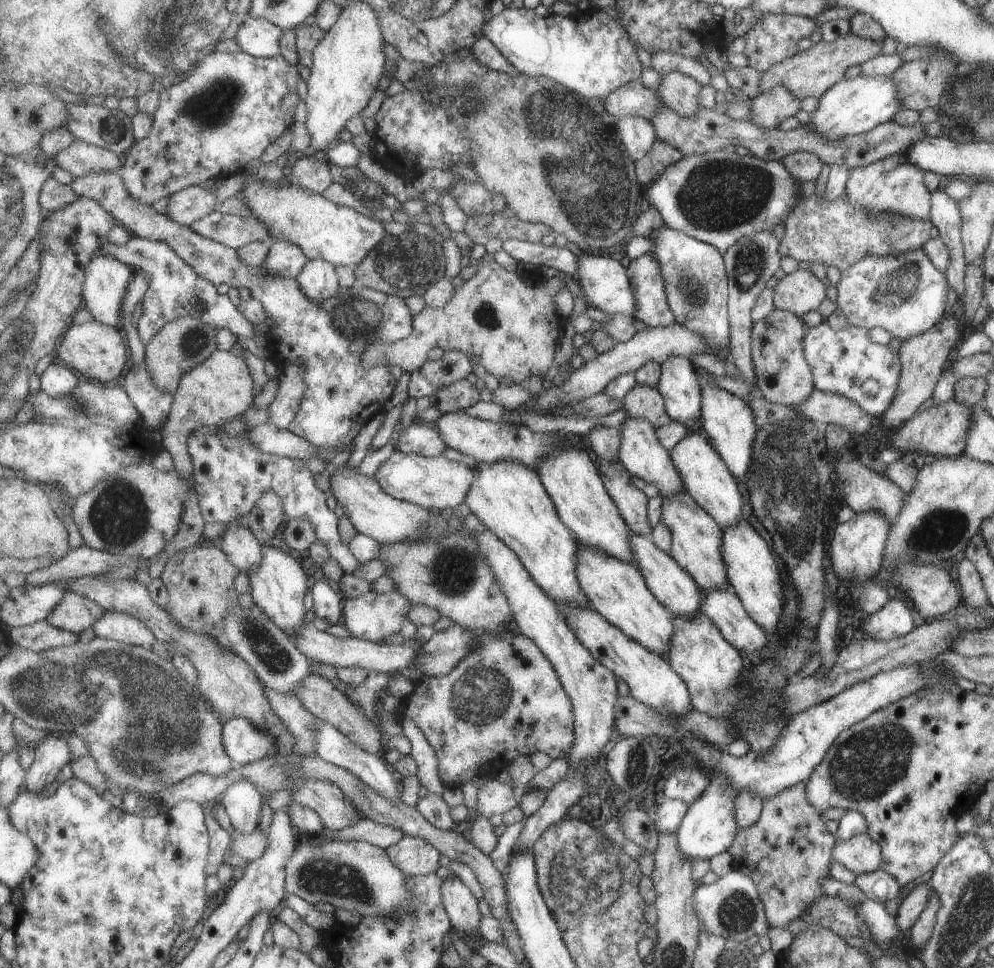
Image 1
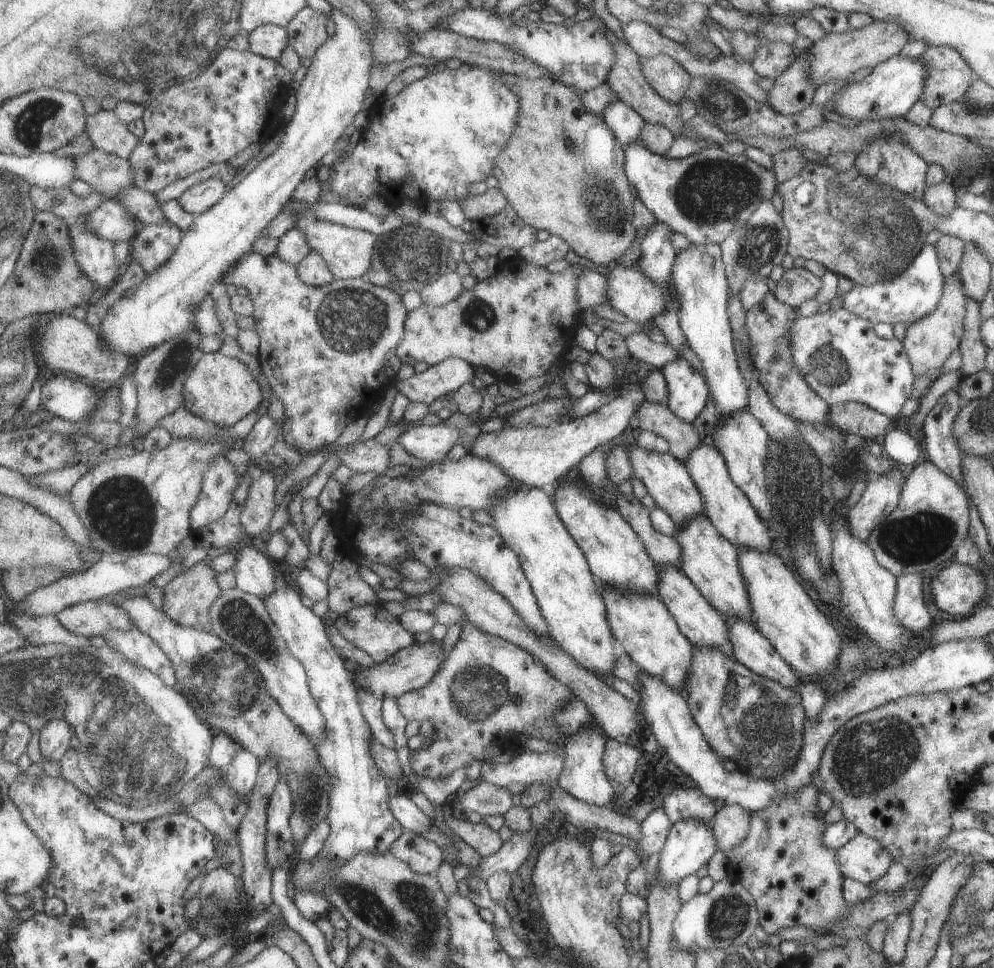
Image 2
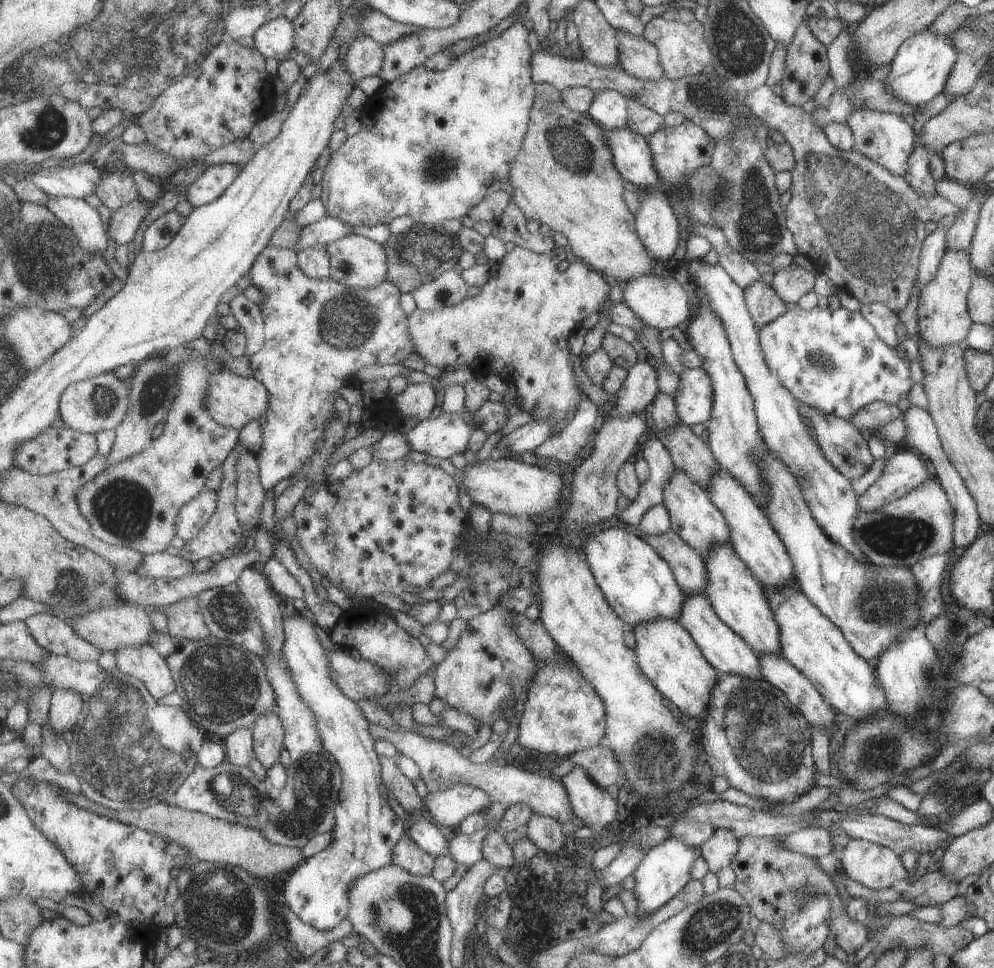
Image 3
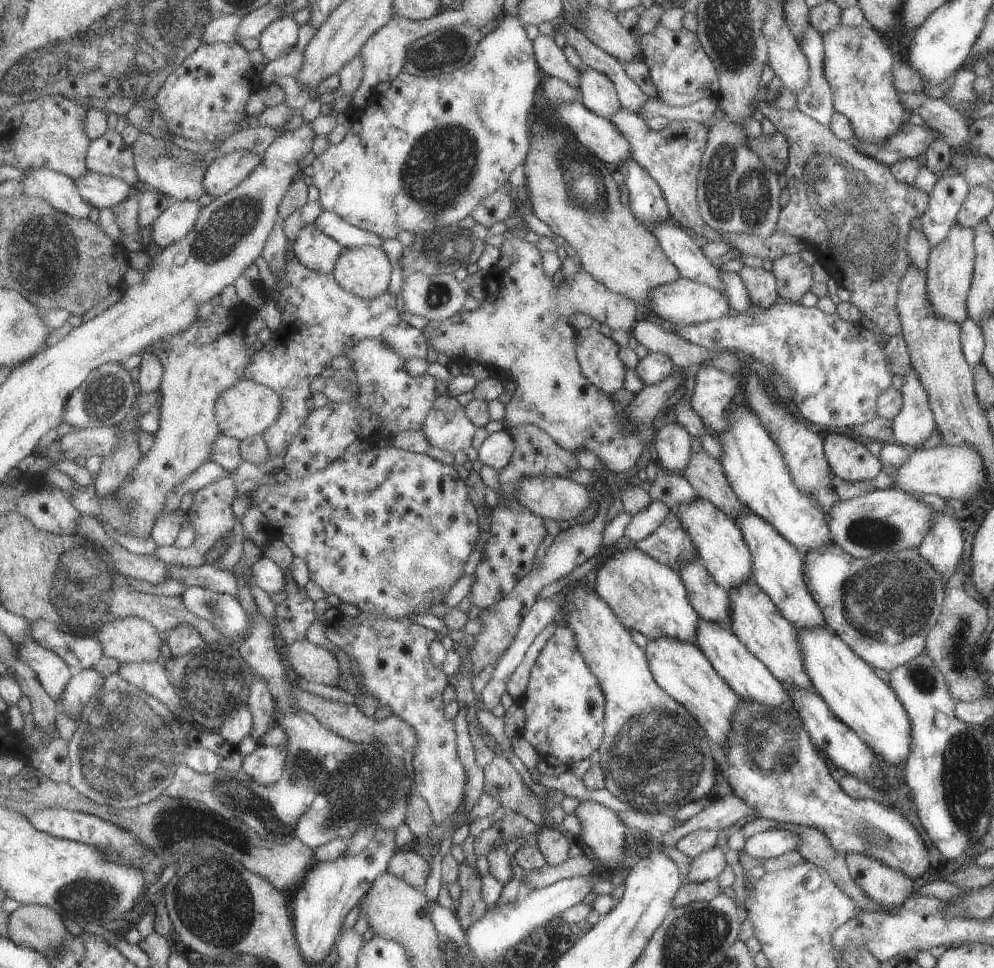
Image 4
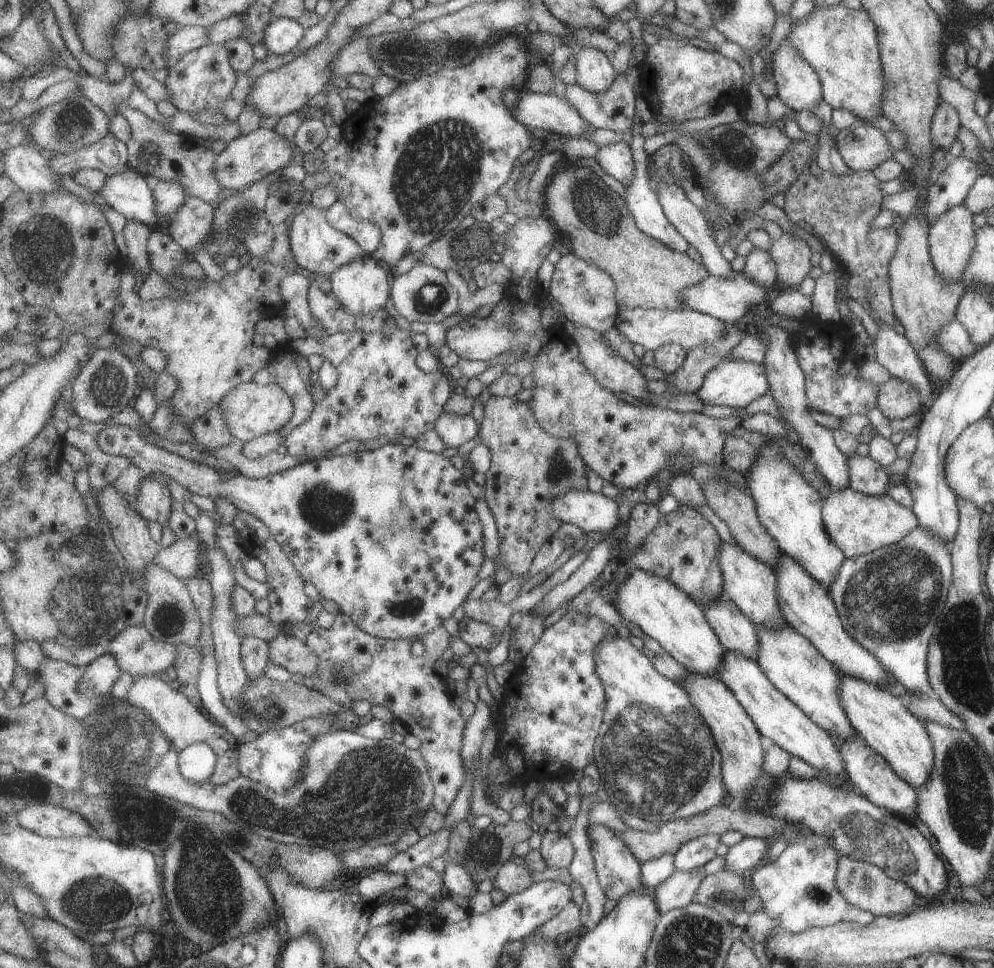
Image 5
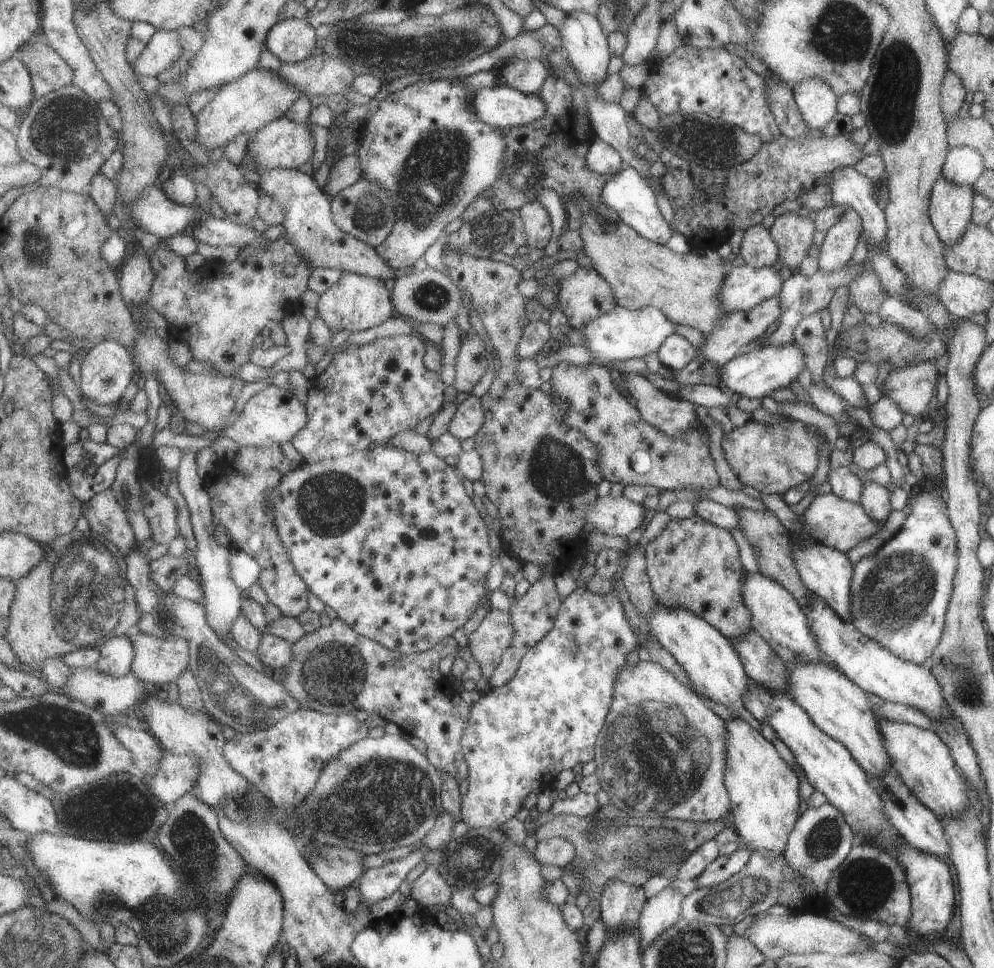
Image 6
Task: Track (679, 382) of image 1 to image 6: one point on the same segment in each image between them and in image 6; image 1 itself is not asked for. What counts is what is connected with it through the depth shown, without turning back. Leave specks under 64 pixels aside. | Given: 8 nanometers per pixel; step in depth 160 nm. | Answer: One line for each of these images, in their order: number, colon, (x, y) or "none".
2: (688, 394)
3: (694, 401)
4: (715, 389)
5: (736, 383)
6: (755, 374)

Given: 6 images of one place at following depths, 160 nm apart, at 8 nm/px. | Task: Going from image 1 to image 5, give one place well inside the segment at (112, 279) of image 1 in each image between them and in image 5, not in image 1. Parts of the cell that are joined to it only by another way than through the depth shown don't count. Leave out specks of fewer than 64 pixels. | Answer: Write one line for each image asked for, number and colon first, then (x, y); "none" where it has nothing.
2: (97, 256)
3: (85, 219)
4: (61, 190)
5: (28, 167)

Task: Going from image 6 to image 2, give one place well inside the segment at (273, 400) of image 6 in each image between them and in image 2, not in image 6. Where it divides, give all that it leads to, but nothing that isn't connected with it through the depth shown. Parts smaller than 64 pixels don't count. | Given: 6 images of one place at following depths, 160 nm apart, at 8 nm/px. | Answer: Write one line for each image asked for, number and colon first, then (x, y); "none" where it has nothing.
2: (223, 390)
3: (235, 401)
4: (249, 409)
5: (253, 410)

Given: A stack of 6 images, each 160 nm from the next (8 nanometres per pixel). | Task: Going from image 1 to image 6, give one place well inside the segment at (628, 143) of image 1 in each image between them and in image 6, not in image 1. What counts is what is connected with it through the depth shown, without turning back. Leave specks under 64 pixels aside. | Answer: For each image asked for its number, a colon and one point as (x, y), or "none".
2: (623, 120)
3: (610, 109)
4: (598, 92)
5: (594, 72)
6: (584, 40)

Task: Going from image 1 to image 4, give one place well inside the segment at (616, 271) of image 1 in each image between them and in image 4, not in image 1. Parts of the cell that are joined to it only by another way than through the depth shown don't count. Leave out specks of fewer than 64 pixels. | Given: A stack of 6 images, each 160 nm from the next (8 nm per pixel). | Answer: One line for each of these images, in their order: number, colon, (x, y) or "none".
2: (631, 293)
3: (663, 301)
4: (684, 301)

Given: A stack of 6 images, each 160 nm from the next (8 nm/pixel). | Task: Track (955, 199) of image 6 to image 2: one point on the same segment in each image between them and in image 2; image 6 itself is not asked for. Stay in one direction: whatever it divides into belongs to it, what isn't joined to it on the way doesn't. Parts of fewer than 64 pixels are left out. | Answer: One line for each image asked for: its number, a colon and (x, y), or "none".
2: (930, 341)
3: (943, 313)
4: (949, 276)
5: (953, 238)

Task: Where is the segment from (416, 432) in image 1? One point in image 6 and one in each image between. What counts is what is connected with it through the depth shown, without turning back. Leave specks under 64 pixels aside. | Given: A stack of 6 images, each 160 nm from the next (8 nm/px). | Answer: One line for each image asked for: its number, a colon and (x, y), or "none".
2: (433, 444)
3: (449, 434)
4: (449, 427)
5: (457, 429)
6: (471, 417)

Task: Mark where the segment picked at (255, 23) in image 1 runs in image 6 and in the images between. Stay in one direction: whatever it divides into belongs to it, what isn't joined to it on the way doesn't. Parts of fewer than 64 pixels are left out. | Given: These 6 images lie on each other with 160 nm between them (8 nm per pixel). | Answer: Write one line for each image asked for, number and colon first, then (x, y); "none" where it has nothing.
2: (270, 40)
3: (277, 39)
4: (281, 38)
5: (284, 35)
6: (295, 40)

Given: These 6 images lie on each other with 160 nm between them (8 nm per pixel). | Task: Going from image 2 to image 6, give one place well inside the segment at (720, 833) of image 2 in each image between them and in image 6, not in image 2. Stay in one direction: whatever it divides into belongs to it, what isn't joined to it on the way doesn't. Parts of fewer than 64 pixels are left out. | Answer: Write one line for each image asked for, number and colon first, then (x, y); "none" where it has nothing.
3: (719, 851)
4: (708, 865)
5: (676, 892)
6: (659, 912)

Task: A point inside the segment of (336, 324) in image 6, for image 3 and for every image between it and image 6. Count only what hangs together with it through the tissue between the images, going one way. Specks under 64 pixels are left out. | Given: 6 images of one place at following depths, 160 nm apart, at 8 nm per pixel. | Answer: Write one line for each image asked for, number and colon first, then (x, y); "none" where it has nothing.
3: (357, 261)
4: (366, 272)
5: (364, 286)

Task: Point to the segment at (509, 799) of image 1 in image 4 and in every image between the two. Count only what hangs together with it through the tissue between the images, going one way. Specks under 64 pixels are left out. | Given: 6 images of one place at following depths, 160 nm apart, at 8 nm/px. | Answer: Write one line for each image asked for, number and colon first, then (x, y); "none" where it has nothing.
2: (486, 799)
3: (449, 807)
4: (396, 667)

